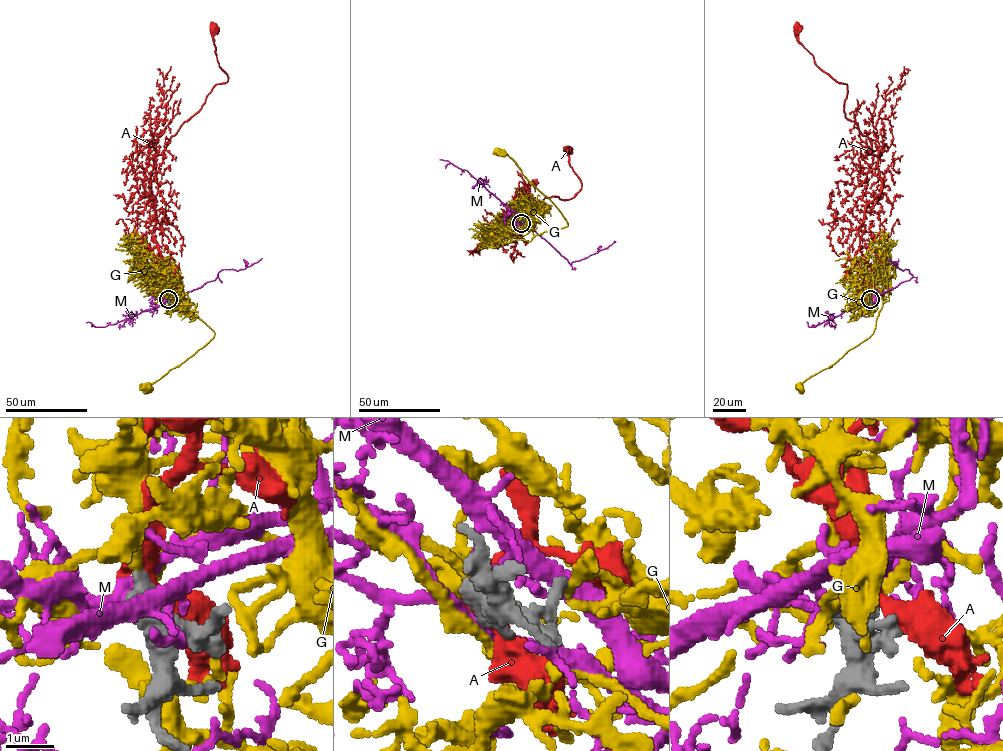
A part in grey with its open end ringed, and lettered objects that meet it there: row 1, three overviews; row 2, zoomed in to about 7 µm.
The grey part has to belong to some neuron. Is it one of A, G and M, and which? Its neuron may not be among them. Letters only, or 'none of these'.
G

